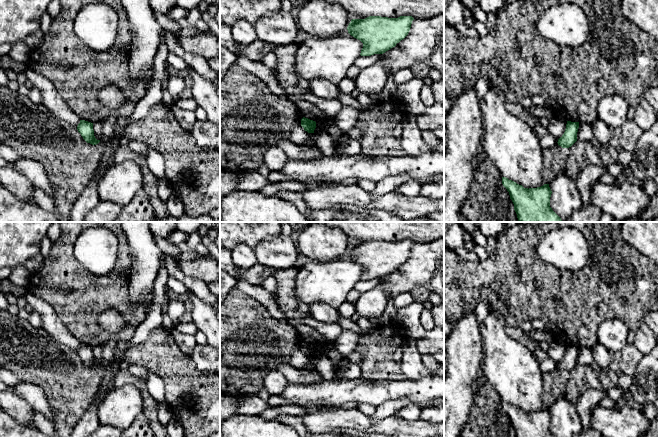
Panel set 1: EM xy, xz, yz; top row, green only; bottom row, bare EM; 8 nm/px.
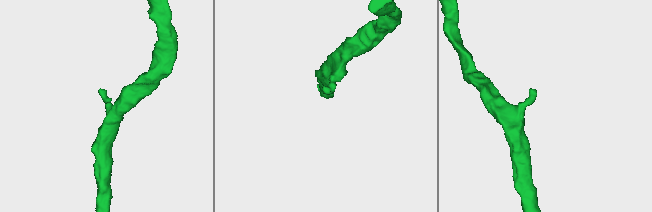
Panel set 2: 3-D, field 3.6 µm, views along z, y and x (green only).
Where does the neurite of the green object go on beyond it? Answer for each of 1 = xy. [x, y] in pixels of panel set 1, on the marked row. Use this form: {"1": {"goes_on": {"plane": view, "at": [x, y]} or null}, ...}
{"1": {"goes_on": null}}

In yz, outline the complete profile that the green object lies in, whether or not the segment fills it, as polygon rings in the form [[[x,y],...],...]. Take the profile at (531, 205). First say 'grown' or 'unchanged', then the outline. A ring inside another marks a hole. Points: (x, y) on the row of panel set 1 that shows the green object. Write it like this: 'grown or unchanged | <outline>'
unchanged | [[[502,177],[502,184],[509,192],[519,222],[563,222],[550,207],[549,184],[528,189],[506,177]]]

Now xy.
unchanged | [[[80,120],[80,123],[77,126],[77,130],[87,143],[96,145],[100,142],[100,140],[97,140],[94,136],[93,123]]]

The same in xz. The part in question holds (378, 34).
unchanged | [[[369,16],[365,19],[352,19],[347,30],[363,43],[360,55],[371,56],[383,54],[395,47],[408,35],[413,20],[412,16]]]

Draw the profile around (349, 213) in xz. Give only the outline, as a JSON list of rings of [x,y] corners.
[[[357,206],[310,209],[310,222],[406,222],[391,211]]]

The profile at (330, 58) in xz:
[[[338,34],[327,38],[311,36],[304,42],[297,44],[295,74],[309,82],[319,78],[326,79],[338,86],[347,77],[348,70],[361,56],[362,48],[363,43],[350,34]]]

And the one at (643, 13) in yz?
[[[622,0],[621,13],[658,42],[658,0]]]

